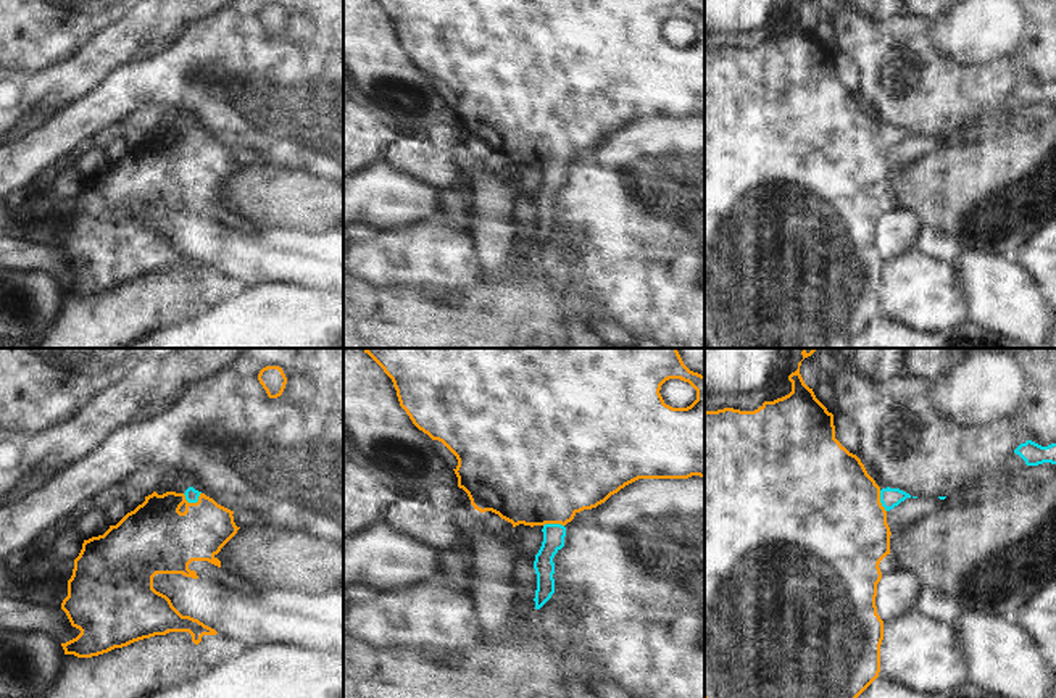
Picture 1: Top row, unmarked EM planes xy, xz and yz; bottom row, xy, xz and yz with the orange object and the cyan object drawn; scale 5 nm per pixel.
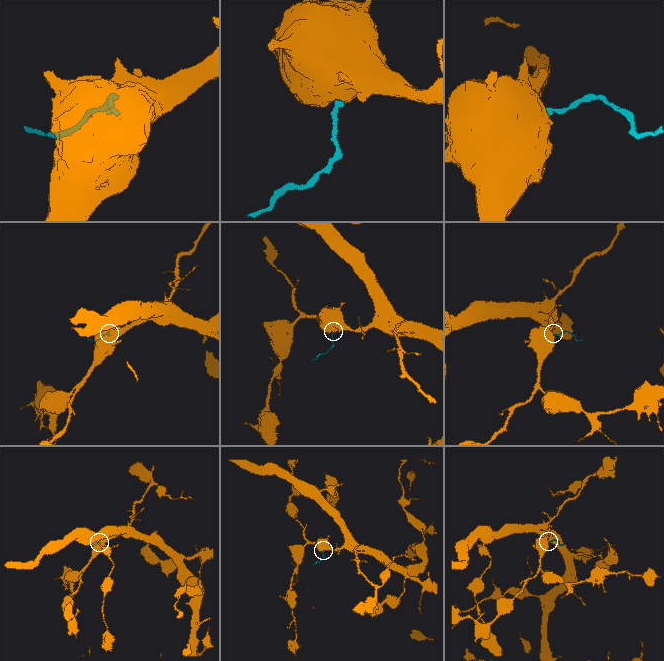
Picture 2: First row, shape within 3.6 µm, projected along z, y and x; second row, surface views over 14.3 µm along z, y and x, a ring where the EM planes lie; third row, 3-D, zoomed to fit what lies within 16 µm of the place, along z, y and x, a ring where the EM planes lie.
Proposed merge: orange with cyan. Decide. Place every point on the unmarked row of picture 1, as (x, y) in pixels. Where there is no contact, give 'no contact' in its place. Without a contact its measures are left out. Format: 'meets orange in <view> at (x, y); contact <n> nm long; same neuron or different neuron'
meets orange in xy at (192, 142); contact 100 nm long; same neuron

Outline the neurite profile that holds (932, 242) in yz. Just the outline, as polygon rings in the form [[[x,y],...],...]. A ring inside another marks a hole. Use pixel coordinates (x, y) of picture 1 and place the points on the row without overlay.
[[[922,227],[914,248],[924,256],[946,264],[958,264],[964,251],[964,247],[959,242],[937,227]]]

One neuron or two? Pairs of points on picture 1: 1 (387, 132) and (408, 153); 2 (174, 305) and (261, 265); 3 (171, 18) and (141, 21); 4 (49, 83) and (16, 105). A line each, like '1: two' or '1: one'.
1: two
2: two
3: two
4: one

